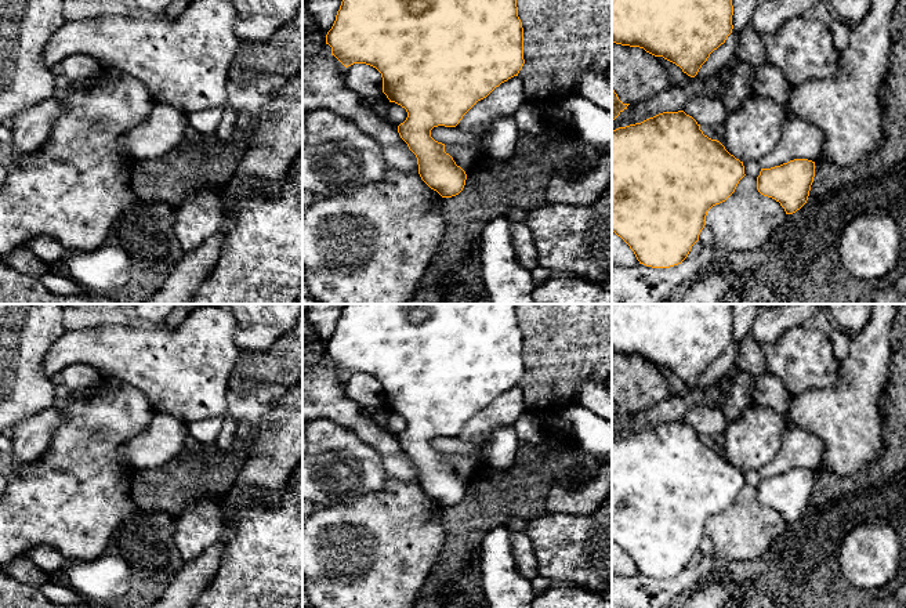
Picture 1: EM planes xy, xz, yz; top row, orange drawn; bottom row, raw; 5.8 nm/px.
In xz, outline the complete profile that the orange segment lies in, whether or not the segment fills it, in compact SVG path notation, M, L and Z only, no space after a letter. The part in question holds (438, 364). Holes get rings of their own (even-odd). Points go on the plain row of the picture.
M345 304L326 344L326 354L345 377L366 373L381 383L383 402L389 412L407 421L406 430L398 435L398 442L416 464L421 489L442 507L459 504L467 484L445 462L445 453L431 446L431 439L438 435L456 437L478 410L518 386L525 369L517 304Z

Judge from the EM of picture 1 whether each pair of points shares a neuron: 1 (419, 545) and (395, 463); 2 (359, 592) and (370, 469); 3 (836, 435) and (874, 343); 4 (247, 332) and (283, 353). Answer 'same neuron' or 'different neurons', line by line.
1: different neurons
2: different neurons
3: same neuron
4: different neurons

